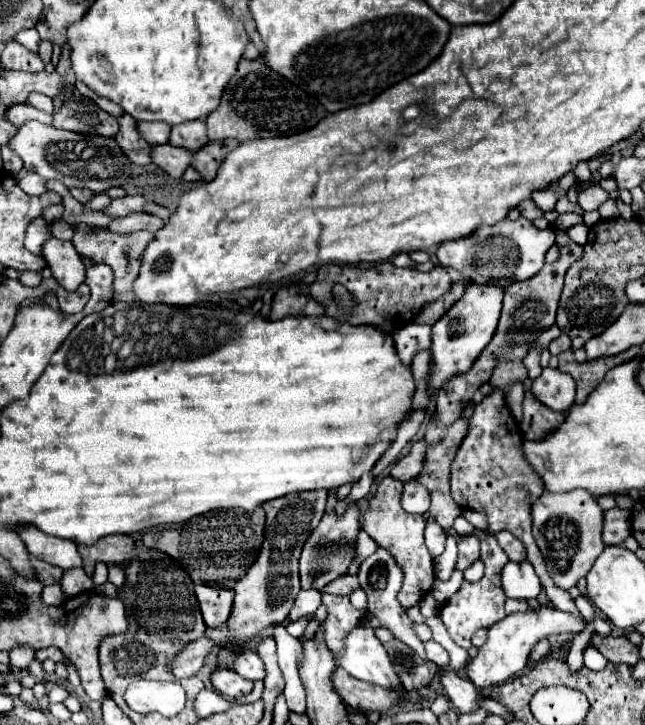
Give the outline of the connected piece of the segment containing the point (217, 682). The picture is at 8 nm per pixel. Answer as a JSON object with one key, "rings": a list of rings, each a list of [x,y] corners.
{"rings":[[[215,669],[211,675],[211,683],[215,687],[215,691],[219,691],[221,695],[225,695],[227,699],[239,699],[247,693],[251,693],[253,683],[243,679],[241,675],[237,675],[231,669]]]}

